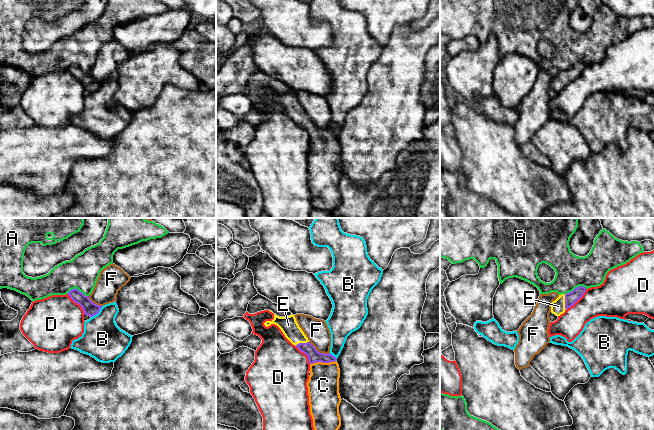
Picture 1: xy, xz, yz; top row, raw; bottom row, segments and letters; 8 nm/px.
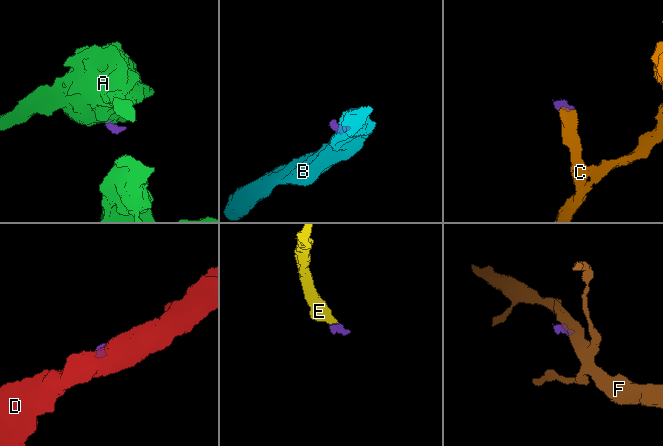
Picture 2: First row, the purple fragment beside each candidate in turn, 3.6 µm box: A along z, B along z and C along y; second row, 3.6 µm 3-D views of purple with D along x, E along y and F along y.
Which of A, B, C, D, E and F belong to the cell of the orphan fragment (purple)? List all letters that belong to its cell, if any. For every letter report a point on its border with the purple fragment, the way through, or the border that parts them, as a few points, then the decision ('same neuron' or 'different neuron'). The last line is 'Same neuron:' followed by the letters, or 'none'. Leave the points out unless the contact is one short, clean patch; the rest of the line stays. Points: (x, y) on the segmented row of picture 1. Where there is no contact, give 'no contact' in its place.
A: meets purple in xy at (77, 289); border along xy (67, 292), (77, 288), (87, 296); different neuron
B: meets purple in xy at (97, 313); border along xy (102, 306), (91, 317); different neuron
C: meets purple in xz at (322, 362); runs through xz (314, 356), (322, 362), (323, 385); same neuron
D: meets purple in yz at (577, 300); border along yz (586, 289), (566, 310); different neuron
E: meets purple in yz at (565, 302); runs through yz (571, 298), (565, 302), (558, 306); same neuron
F: meets purple in xz at (319, 352); border along xz (309, 341), (318, 351), (329, 353); different neuron
Same neuron: C, E

